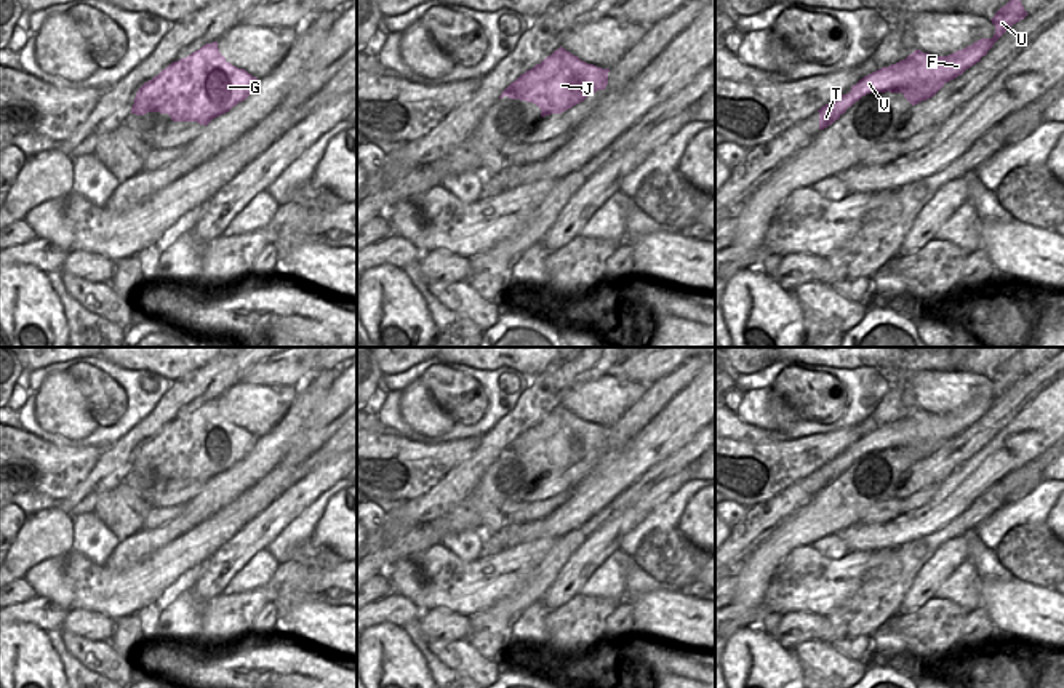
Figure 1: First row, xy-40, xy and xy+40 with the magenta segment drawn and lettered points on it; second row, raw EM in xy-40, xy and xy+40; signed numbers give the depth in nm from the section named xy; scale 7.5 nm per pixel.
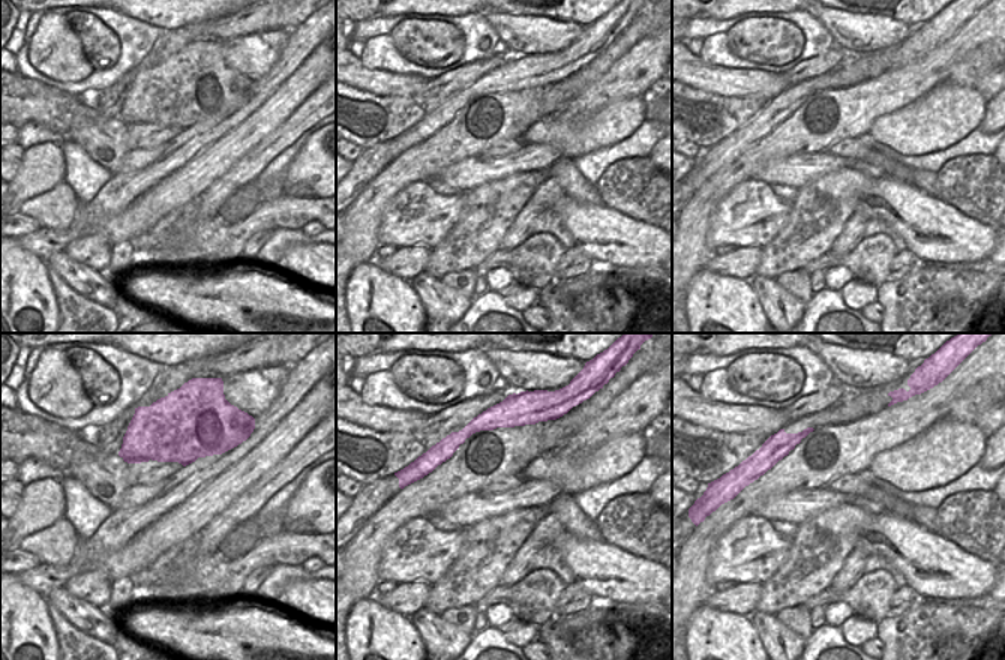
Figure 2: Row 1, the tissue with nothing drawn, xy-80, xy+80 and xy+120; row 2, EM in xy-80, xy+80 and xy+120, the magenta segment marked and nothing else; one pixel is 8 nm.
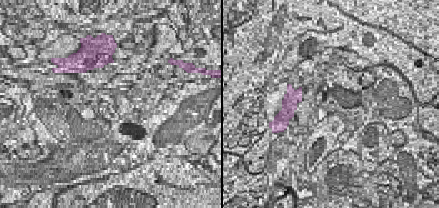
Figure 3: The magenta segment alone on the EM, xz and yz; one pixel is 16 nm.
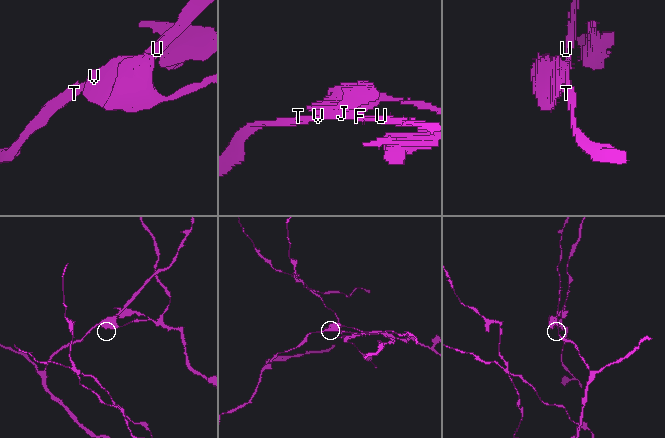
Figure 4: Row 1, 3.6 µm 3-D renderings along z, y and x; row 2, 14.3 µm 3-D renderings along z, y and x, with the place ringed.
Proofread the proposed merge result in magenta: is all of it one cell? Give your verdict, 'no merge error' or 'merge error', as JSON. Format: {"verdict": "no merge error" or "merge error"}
{"verdict": "merge error"}

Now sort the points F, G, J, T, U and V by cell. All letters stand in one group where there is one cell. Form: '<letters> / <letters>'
F T U V / G J

